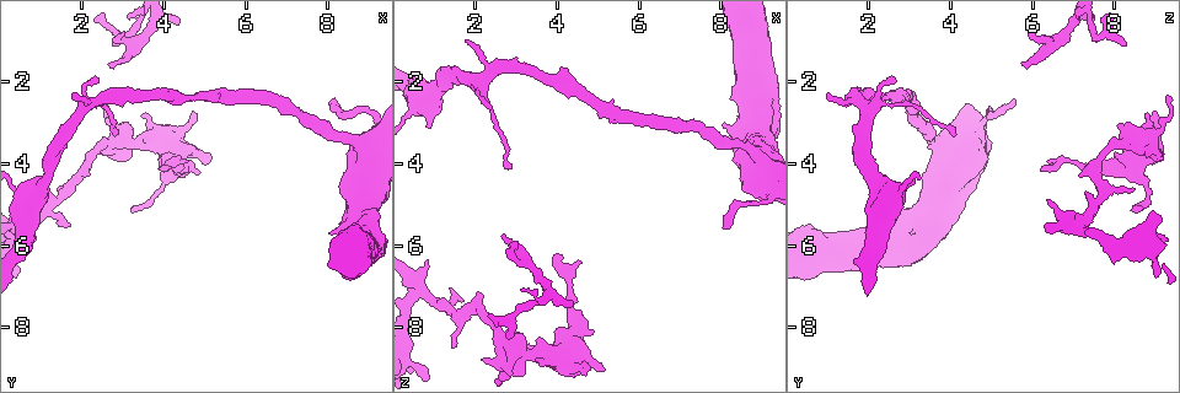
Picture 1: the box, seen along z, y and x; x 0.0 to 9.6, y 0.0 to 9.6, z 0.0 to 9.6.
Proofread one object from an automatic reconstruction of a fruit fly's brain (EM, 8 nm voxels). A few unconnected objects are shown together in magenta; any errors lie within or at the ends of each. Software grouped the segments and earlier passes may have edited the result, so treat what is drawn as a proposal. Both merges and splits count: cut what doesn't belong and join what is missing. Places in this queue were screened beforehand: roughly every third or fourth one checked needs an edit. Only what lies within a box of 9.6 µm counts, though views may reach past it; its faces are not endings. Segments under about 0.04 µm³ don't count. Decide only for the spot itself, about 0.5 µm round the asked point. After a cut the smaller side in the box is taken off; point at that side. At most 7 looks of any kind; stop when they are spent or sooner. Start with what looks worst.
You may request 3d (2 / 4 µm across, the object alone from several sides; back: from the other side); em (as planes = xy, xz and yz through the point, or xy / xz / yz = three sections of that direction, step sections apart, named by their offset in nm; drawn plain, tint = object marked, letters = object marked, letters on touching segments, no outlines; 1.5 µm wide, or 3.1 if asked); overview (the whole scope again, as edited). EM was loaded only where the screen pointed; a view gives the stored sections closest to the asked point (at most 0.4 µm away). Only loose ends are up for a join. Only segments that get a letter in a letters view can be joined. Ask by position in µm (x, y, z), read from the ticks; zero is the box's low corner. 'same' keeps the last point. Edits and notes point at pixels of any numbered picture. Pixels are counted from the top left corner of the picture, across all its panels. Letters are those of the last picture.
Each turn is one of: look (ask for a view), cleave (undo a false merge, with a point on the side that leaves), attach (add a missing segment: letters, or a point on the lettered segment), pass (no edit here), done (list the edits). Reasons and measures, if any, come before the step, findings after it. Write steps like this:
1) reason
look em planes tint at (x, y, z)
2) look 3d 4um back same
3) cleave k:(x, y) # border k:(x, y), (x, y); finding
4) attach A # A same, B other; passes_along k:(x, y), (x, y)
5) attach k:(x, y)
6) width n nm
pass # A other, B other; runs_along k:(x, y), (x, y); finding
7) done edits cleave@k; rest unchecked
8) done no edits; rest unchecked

free end
look 3d 4um back at (2.20, 3.85, 8.75)

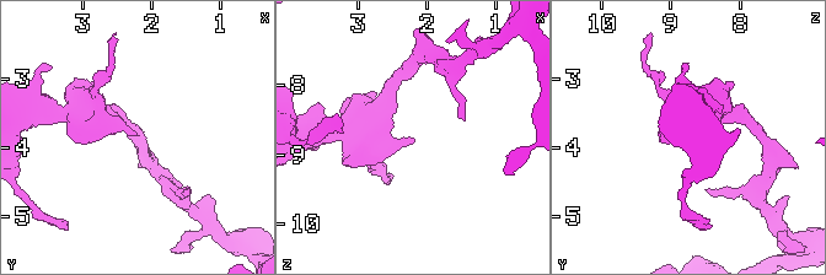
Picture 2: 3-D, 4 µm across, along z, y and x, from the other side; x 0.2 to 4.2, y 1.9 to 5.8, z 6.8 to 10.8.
shape alone is not enough
look em planes letters at (2.20, 3.80, 8.75)

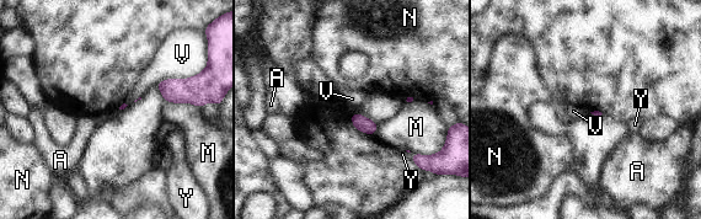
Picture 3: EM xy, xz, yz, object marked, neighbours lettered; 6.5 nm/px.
pass # A other, M other, N other, V other, Y other; border 3:(193, 75), (162, 79), (155, 85); no lettered segment goes on from it

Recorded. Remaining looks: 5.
branch stops here
look 3d 2um at (8.30, 2.50, 5.60)

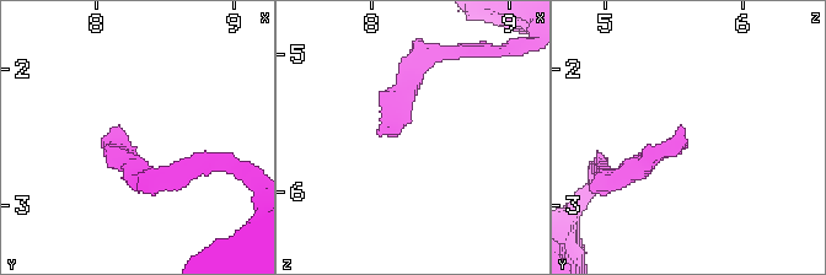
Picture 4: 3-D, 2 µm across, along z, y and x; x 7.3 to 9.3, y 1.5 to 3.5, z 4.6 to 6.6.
look em yz step 4 letters at (8.24, 2.48, 5.54)

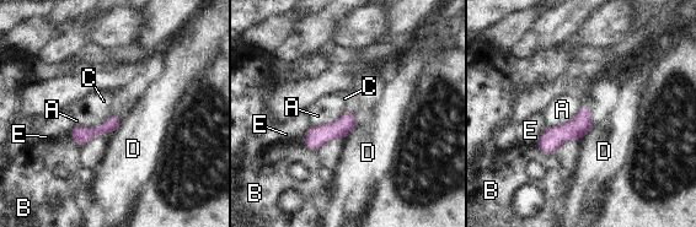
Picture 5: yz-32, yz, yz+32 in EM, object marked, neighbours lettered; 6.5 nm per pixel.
pass # A other, B other, C other, D other, E other; border 5:(583, 104), (565, 124), (547, 128); no lettered segment goes on from it

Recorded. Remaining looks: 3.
abrupt turn
look 3d 2um at (2.35, 2.45, 1.80)

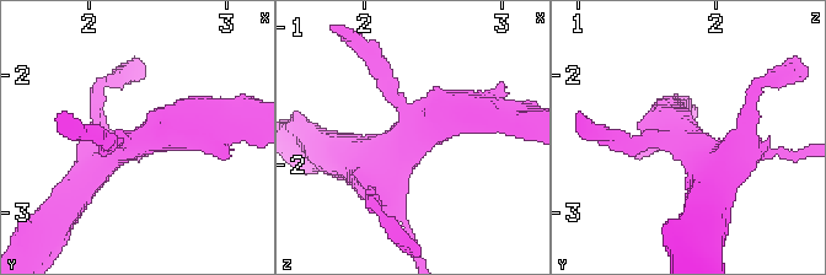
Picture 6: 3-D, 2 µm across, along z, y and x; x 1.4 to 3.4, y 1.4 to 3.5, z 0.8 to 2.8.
look em yz step 8 tint at (2.32, 2.52, 1.80)

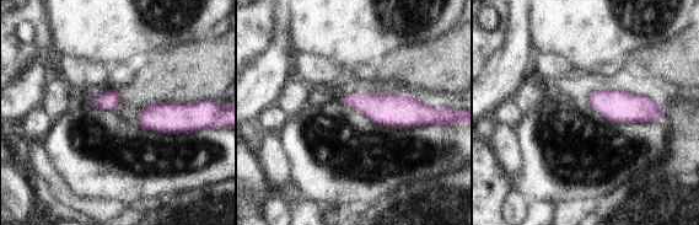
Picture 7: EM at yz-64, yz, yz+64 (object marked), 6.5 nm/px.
look em planes letters same

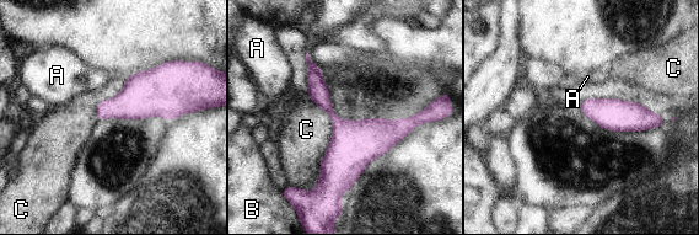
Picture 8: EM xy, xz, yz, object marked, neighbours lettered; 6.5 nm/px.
pass # A other, B other, C other; border 8:(307, 96), (332, 122), (308, 192); all the same neuron

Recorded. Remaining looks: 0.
done no edits; rest unchecked

